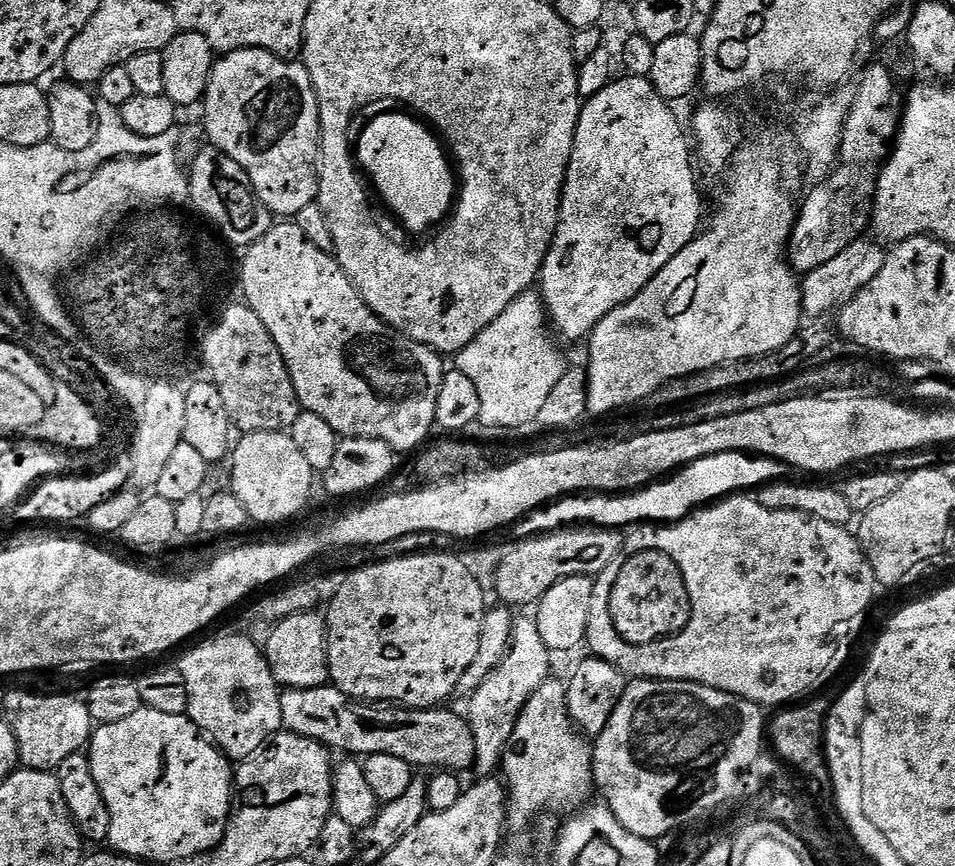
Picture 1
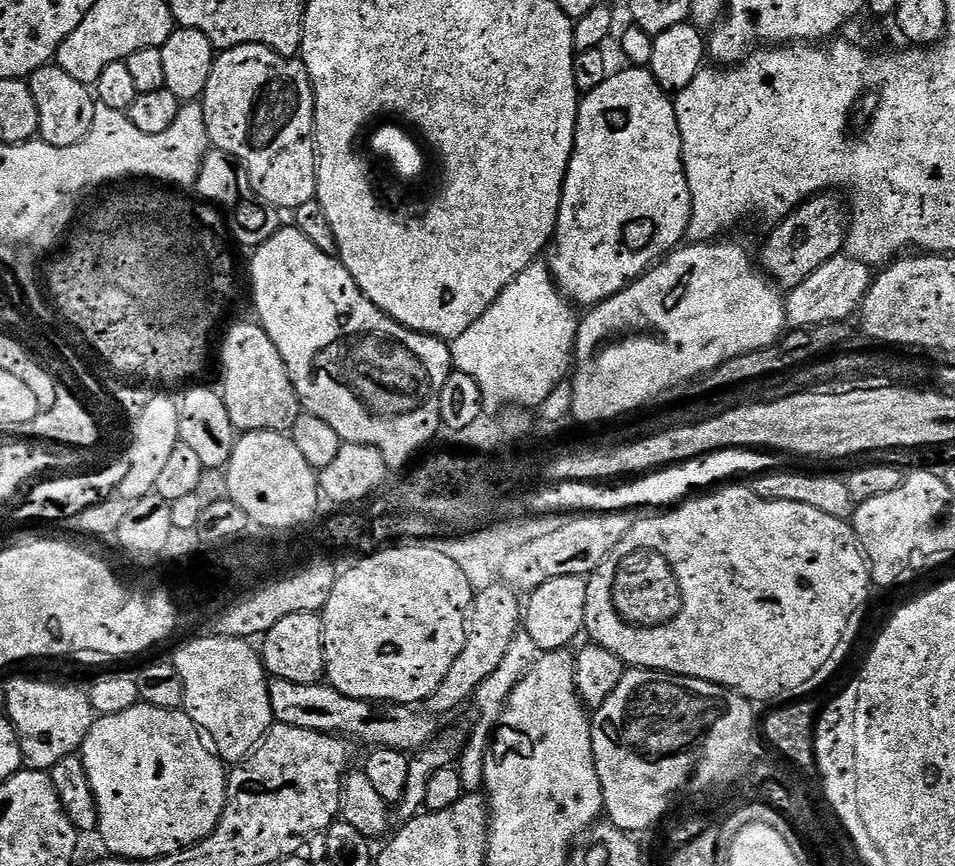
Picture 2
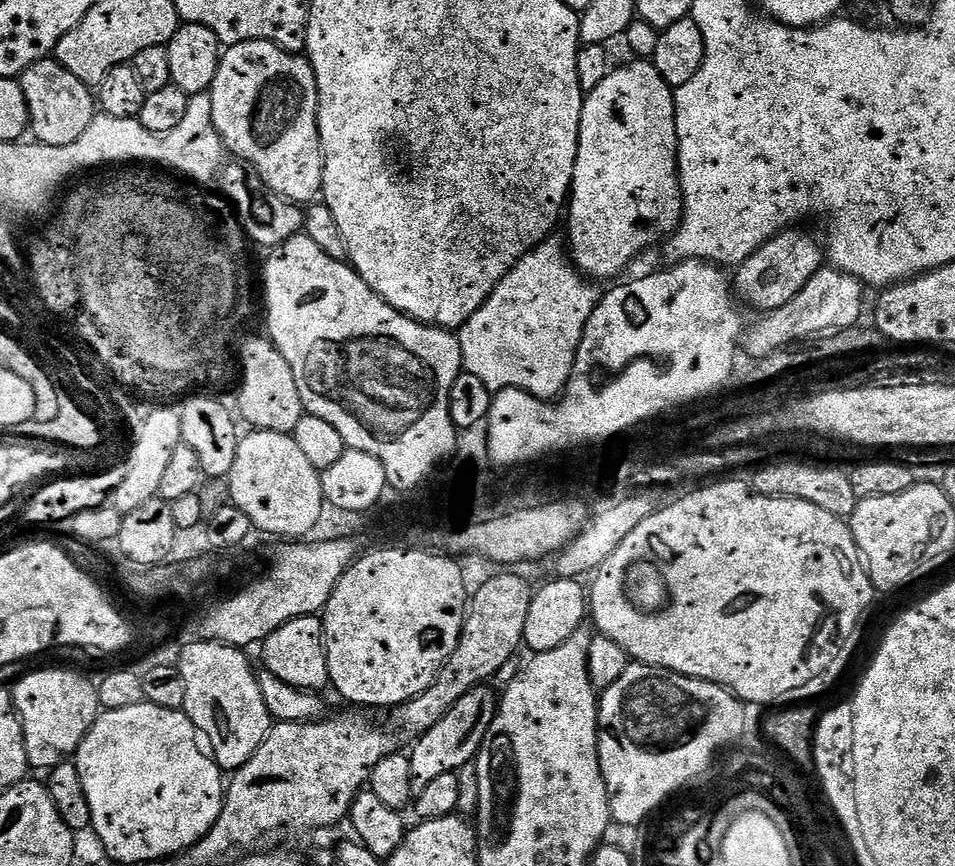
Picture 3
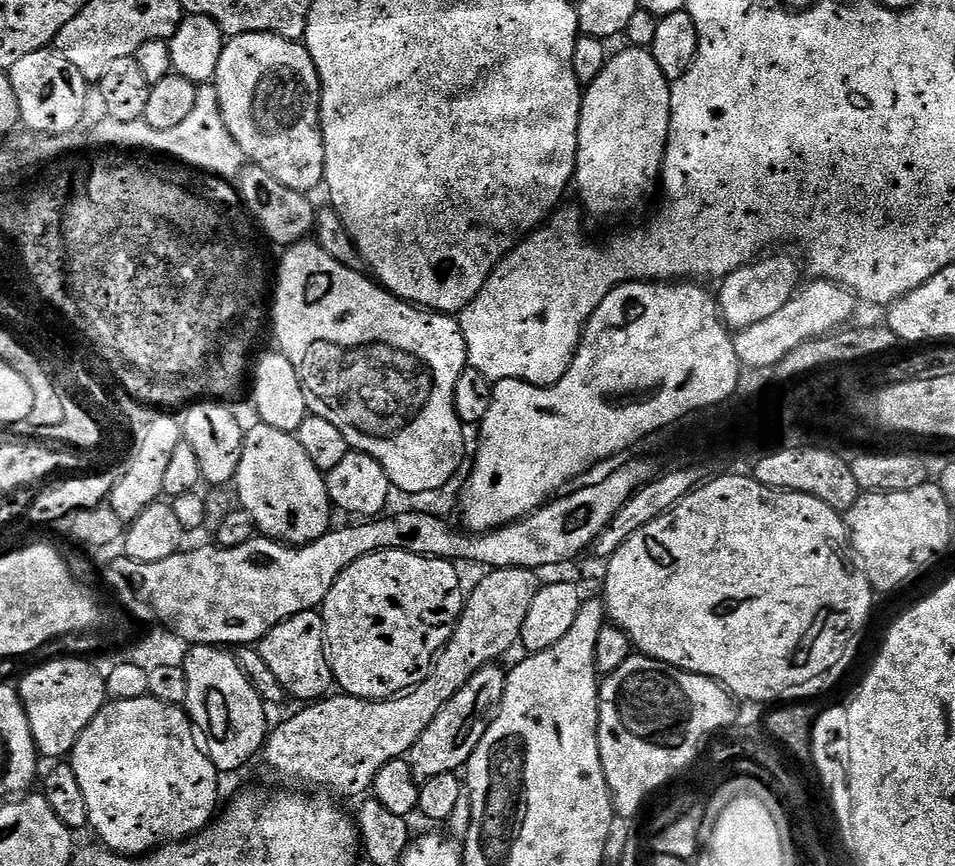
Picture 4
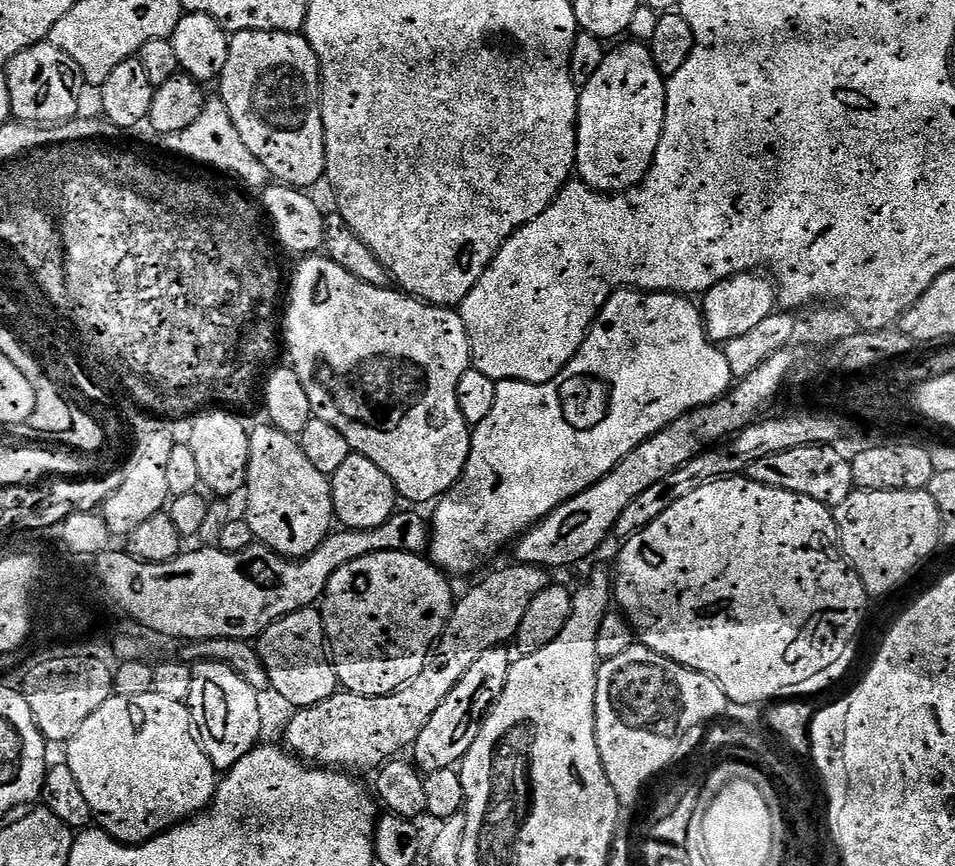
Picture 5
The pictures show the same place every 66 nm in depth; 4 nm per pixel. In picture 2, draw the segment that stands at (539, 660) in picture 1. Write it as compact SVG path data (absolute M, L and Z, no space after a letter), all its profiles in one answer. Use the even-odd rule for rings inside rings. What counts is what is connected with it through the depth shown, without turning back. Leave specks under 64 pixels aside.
M526 634L517 635L516 640L510 646L510 650L506 650L506 658L502 658L502 666L498 666L498 670L494 670L494 674L490 674L490 678L486 678L486 682L482 682L482 686L478 686L474 705L476 704L477 710L480 711L481 724L477 726L473 736L467 737L466 747L461 752L458 761L465 793L476 794L483 789L488 749L494 735L494 726L500 724L500 716L503 715L504 708L508 705L508 699L518 684L524 680L524 676L531 671L537 659L538 650L531 638Z

